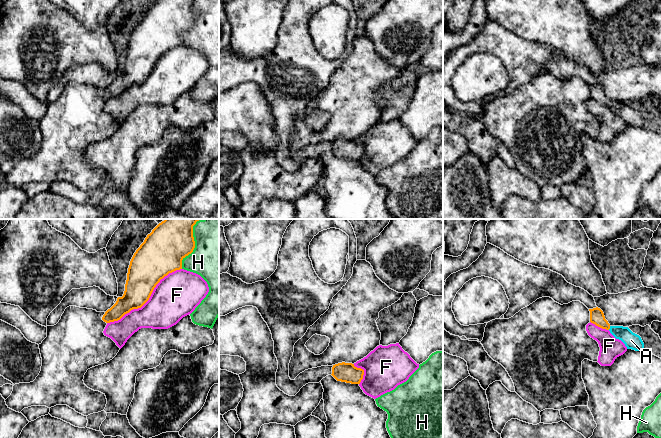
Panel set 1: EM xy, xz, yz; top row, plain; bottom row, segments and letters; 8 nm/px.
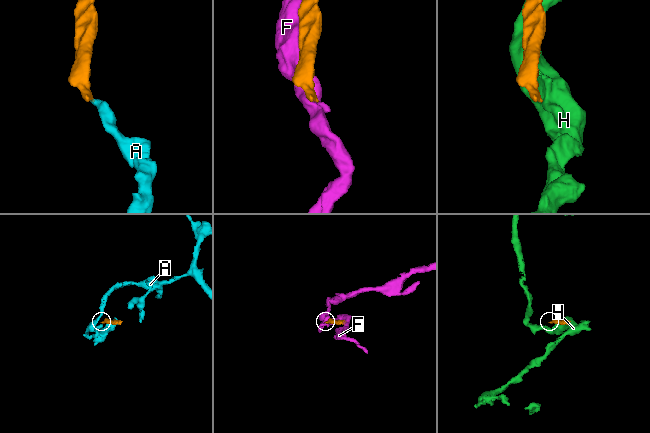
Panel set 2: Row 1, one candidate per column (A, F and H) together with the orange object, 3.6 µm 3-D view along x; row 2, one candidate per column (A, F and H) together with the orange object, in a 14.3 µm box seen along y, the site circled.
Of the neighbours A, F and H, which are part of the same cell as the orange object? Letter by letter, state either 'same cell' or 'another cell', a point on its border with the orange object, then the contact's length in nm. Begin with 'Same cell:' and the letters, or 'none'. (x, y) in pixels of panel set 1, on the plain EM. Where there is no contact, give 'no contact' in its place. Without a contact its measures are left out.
Same cell: A
A: same cell; contact yz (609, 104); length 40 nm
F: another cell; contact xy (147, 76); length 750 nm
H: another cell; contact xy (194, 23); length 380 nm

